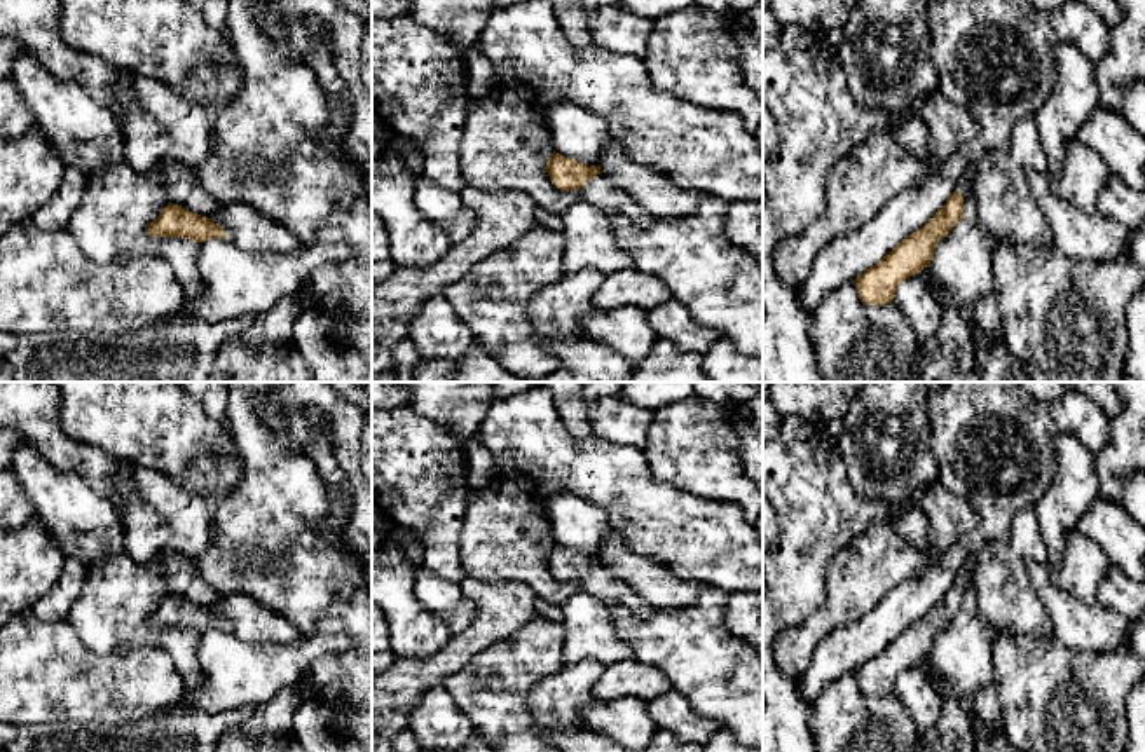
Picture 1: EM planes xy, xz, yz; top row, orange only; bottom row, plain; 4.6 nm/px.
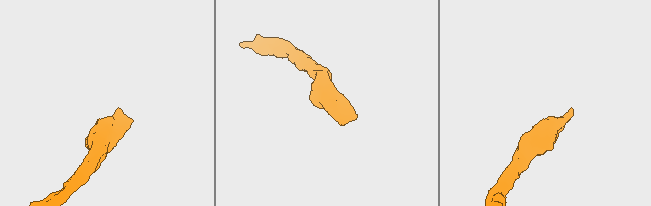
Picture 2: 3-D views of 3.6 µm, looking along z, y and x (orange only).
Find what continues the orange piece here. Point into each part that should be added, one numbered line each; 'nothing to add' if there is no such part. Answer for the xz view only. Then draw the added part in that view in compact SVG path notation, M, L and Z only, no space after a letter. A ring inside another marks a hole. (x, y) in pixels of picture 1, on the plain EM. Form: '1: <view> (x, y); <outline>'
1: xz (603, 583); M597 565L583 579L579 579L579 585L581 590L599 598L600 604L623 605L639 619L646 619L653 612L653 607L607 565Z

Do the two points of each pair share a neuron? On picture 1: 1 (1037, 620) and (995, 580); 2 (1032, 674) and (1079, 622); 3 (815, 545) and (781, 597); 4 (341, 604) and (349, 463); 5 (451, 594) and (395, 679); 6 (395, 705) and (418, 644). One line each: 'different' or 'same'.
1: same
2: different
3: same
4: different
5: different
6: different

